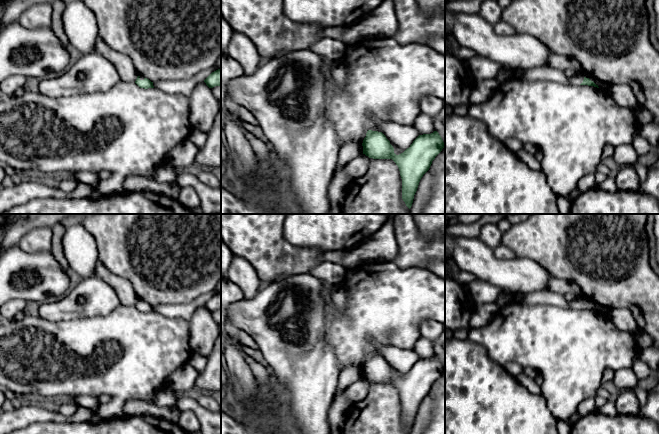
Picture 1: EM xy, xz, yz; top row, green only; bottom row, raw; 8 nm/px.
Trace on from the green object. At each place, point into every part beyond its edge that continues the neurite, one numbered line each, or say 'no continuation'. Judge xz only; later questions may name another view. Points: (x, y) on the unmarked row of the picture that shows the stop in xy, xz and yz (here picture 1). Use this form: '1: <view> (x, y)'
no continuation

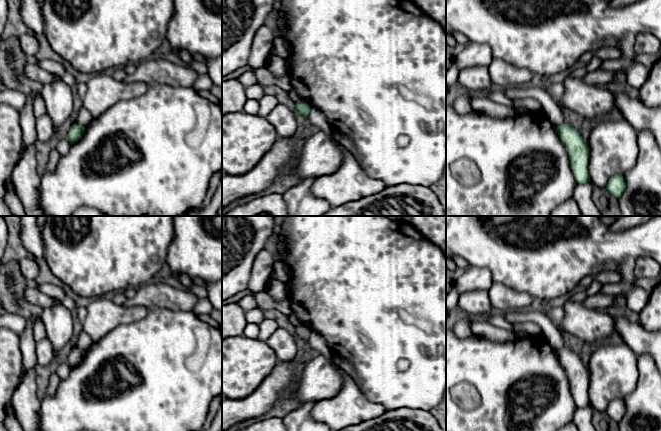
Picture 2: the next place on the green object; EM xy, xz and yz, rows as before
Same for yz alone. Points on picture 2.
no continuation

